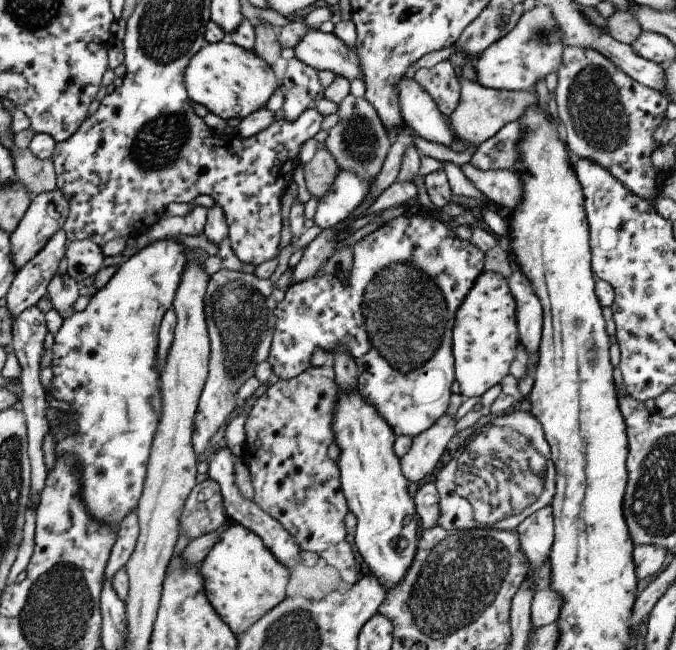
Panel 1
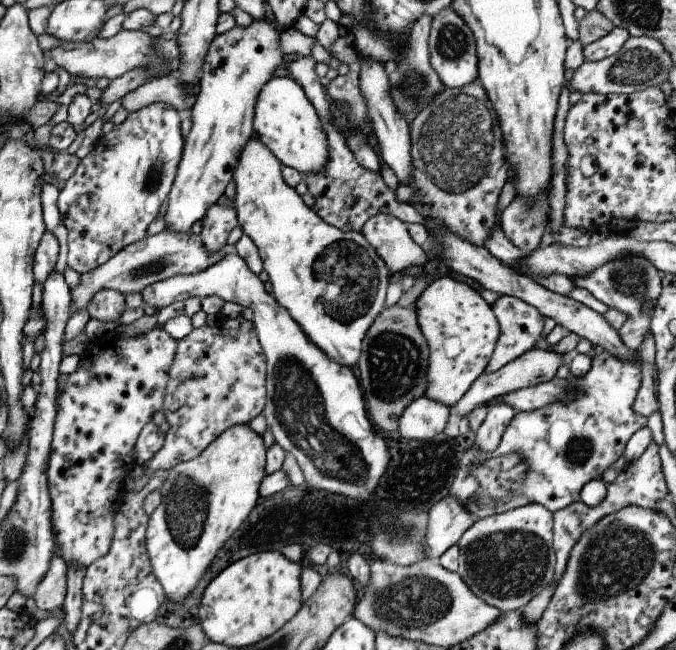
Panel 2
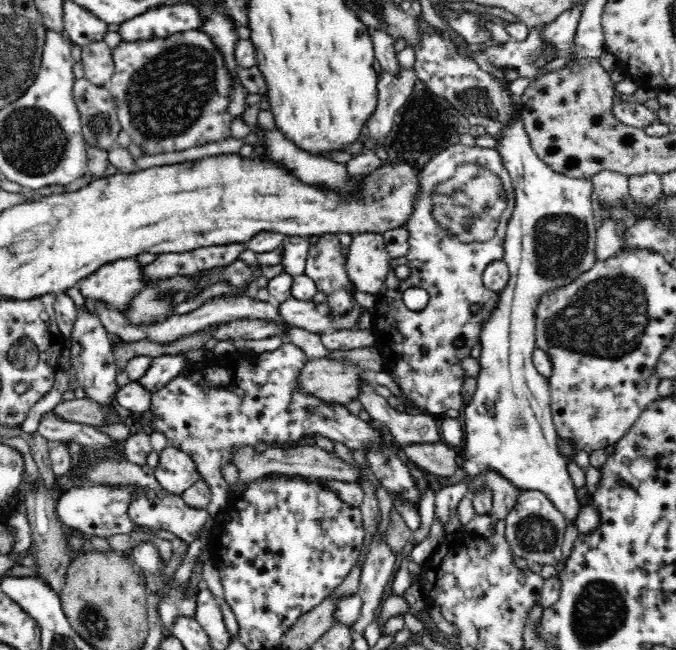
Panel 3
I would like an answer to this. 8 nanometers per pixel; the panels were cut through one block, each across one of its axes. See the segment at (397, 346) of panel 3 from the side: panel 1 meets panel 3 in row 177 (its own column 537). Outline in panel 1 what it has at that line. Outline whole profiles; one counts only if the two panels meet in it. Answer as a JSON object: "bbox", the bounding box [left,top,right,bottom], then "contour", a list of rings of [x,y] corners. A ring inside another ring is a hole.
{"bbox":[435,410,555,530],"contour":[[[514,410],[510,414],[504,414],[502,416],[496,416],[491,425],[485,430],[476,434],[473,438],[468,439],[465,442],[465,447],[453,457],[446,466],[440,471],[438,476],[436,476],[435,485],[437,486],[437,492],[439,496],[440,504],[440,516],[438,516],[438,525],[446,530],[470,530],[471,528],[483,528],[488,525],[492,527],[504,526],[506,530],[514,530],[526,516],[538,512],[541,508],[551,504],[552,499],[555,495],[555,466],[550,460],[551,448],[545,437],[545,432],[543,431],[540,421],[530,412],[522,410]]]}

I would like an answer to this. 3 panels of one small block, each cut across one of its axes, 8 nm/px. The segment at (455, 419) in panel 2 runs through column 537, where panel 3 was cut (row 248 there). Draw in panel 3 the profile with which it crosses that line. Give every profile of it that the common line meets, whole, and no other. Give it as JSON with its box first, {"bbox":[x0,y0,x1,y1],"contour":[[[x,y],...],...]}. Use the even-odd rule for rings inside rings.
{"bbox":[347,234,391,294],"contour":[[[356,234],[347,255],[347,276],[357,292],[378,294],[389,274],[391,257],[383,234]]]}

